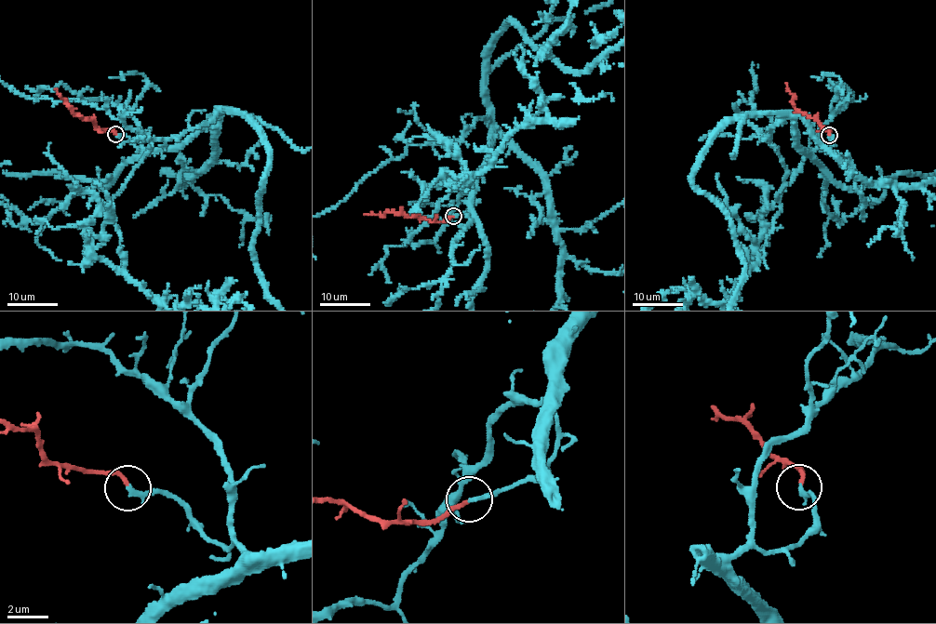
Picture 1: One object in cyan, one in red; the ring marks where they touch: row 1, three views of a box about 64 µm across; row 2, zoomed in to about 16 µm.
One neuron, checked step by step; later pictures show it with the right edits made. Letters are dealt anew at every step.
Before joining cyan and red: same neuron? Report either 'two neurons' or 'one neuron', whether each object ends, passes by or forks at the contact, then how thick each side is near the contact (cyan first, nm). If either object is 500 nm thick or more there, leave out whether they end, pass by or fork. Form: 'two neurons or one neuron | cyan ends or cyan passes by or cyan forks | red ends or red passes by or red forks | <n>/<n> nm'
one neuron | cyan ends | red ends | 240/200 nm

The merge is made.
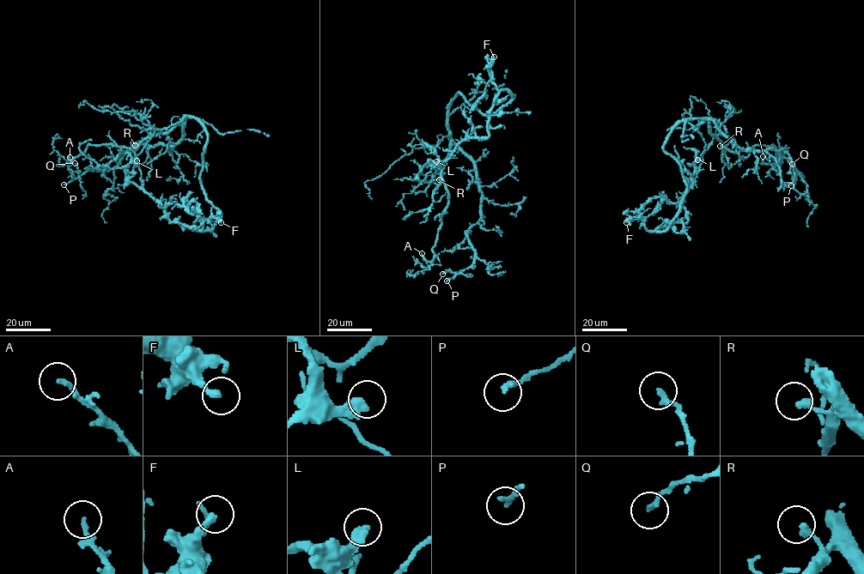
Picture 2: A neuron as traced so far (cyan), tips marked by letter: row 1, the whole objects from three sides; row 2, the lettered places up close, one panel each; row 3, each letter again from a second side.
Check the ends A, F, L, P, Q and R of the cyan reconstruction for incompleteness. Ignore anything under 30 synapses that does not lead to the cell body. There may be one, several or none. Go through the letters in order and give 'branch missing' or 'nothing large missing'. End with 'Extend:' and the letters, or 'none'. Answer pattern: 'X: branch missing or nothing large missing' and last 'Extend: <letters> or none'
A: nothing large missing
F: nothing large missing
L: nothing large missing
P: nothing large missing
Q: nothing large missing
R: nothing large missing
Extend: none

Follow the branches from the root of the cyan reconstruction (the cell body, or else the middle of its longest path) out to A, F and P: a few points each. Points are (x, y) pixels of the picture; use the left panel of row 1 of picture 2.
A: (205, 147), (201, 123), (185, 116), (134, 151), (89, 144), (68, 166), (69, 157)
F: (205, 147), (201, 187), (206, 199), (221, 215), (211, 229), (200, 230), (204, 221), (210, 218), (221, 222)
P: (205, 147), (201, 123), (185, 116), (173, 146), (136, 144), (115, 166), (88, 171), (63, 184)

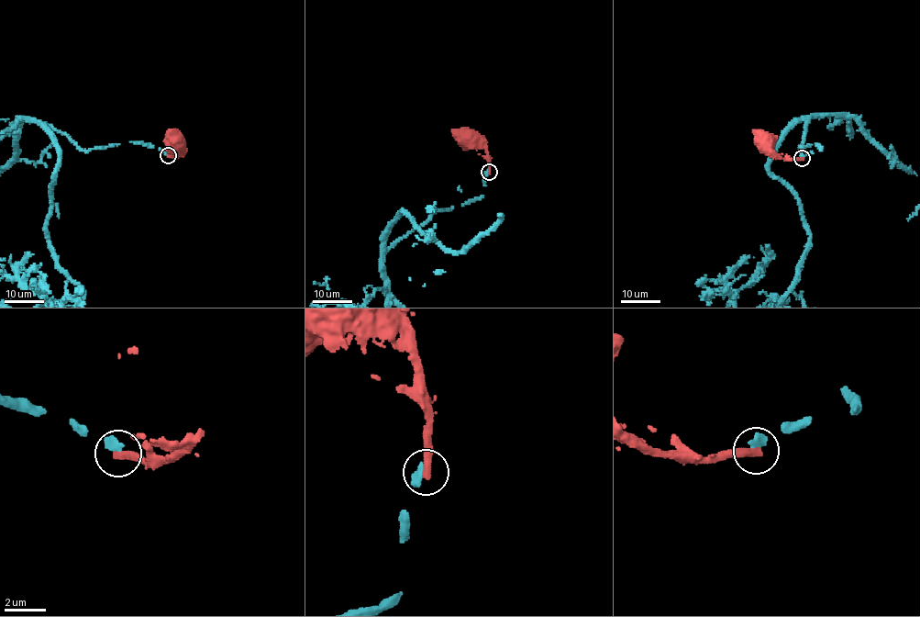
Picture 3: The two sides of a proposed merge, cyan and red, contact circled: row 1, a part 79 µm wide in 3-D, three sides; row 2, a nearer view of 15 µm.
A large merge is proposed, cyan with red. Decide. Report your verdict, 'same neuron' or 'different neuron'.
different neuron

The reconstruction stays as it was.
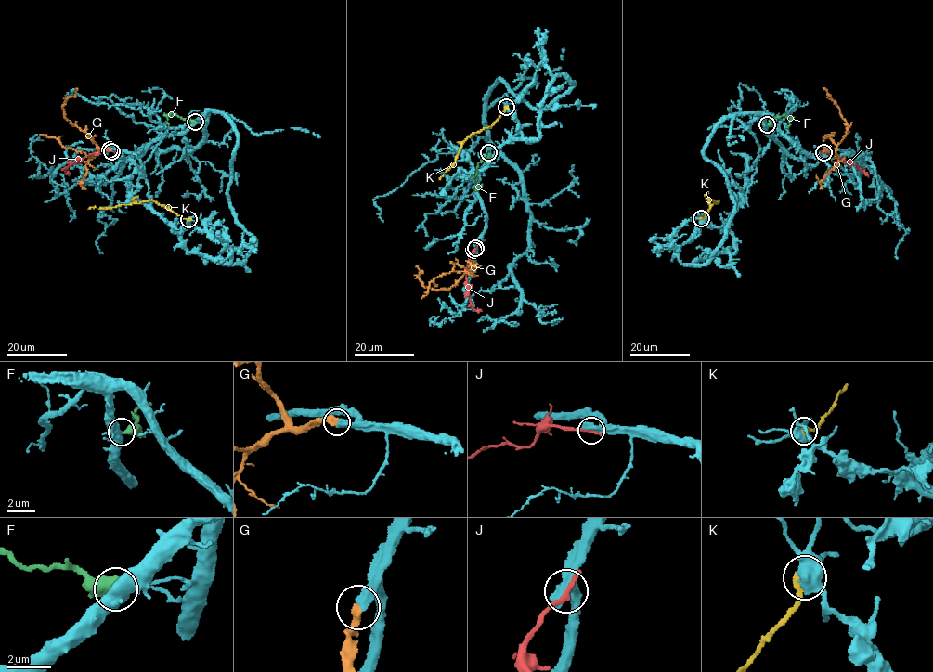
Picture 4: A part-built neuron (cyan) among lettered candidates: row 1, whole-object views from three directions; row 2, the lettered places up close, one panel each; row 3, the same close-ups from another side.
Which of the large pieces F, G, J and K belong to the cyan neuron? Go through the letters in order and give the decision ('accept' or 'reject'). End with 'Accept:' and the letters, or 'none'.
F: reject
G: accept
J: reject
K: reject
Accept: G

